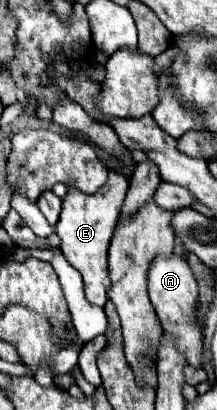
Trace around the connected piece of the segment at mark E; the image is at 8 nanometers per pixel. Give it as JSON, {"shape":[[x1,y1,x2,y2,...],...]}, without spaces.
{"shape":[[109,171,109,181,93,195,85,195,69,185,69,193,63,199,61,219,55,225,55,231,61,239,61,251,65,259,83,275,87,301,97,307,105,305,107,289,111,287,107,249,109,249,109,239,113,235,113,227,121,215,121,207,123,207,127,189,129,189,127,177,115,171]]}

